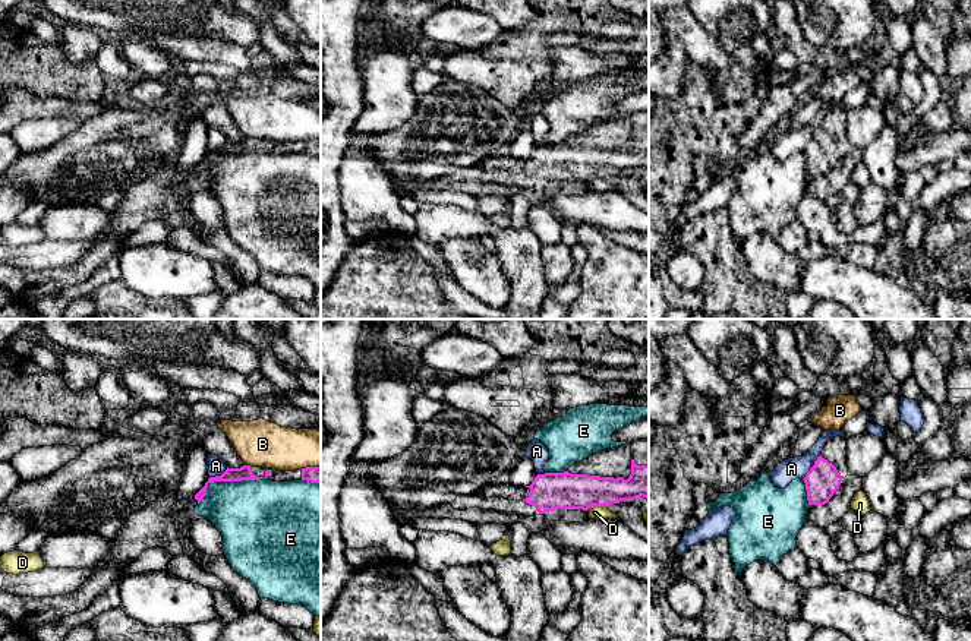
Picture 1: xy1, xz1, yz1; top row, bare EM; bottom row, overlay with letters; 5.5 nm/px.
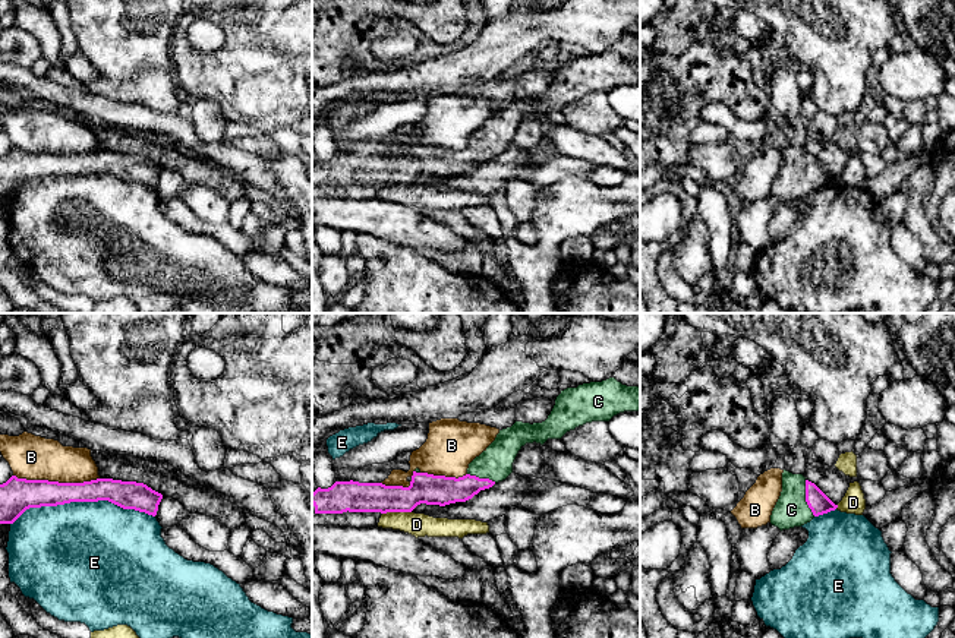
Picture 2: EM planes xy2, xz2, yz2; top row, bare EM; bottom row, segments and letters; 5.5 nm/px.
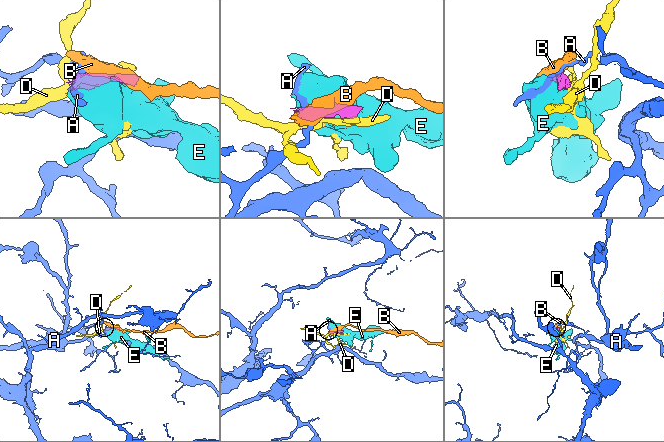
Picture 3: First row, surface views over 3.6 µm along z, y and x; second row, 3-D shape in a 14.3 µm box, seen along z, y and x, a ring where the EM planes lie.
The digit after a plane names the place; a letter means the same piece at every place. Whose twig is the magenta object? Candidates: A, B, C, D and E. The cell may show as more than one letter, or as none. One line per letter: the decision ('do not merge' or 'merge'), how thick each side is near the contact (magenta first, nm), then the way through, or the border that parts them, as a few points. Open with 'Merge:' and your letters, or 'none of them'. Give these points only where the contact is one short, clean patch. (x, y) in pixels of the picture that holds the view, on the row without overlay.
Merge: C
A: do not merge; 180 nm thick on the magenta side, 120 nm on the other; border along yz1 (820, 126), (803, 151)
B: do not merge; 190 nm thick on the magenta side, 240 nm on the other
C: merge; 120 nm thick on the magenta side, 190 nm on the other; runs through yz2 (819, 176), (806, 170), (791, 182)
D: do not merge; 170 nm thick on the magenta side, 130 nm on the other
E: do not merge; 150 nm thick on the magenta side, 500 nm on the other

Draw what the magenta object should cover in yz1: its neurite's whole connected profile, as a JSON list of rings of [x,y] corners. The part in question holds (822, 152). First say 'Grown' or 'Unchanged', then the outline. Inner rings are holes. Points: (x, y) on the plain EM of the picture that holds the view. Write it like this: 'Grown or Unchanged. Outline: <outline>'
Unchanged. Outline: [[[820,127],[803,152],[808,177],[825,177],[839,161],[842,149],[836,139]]]

